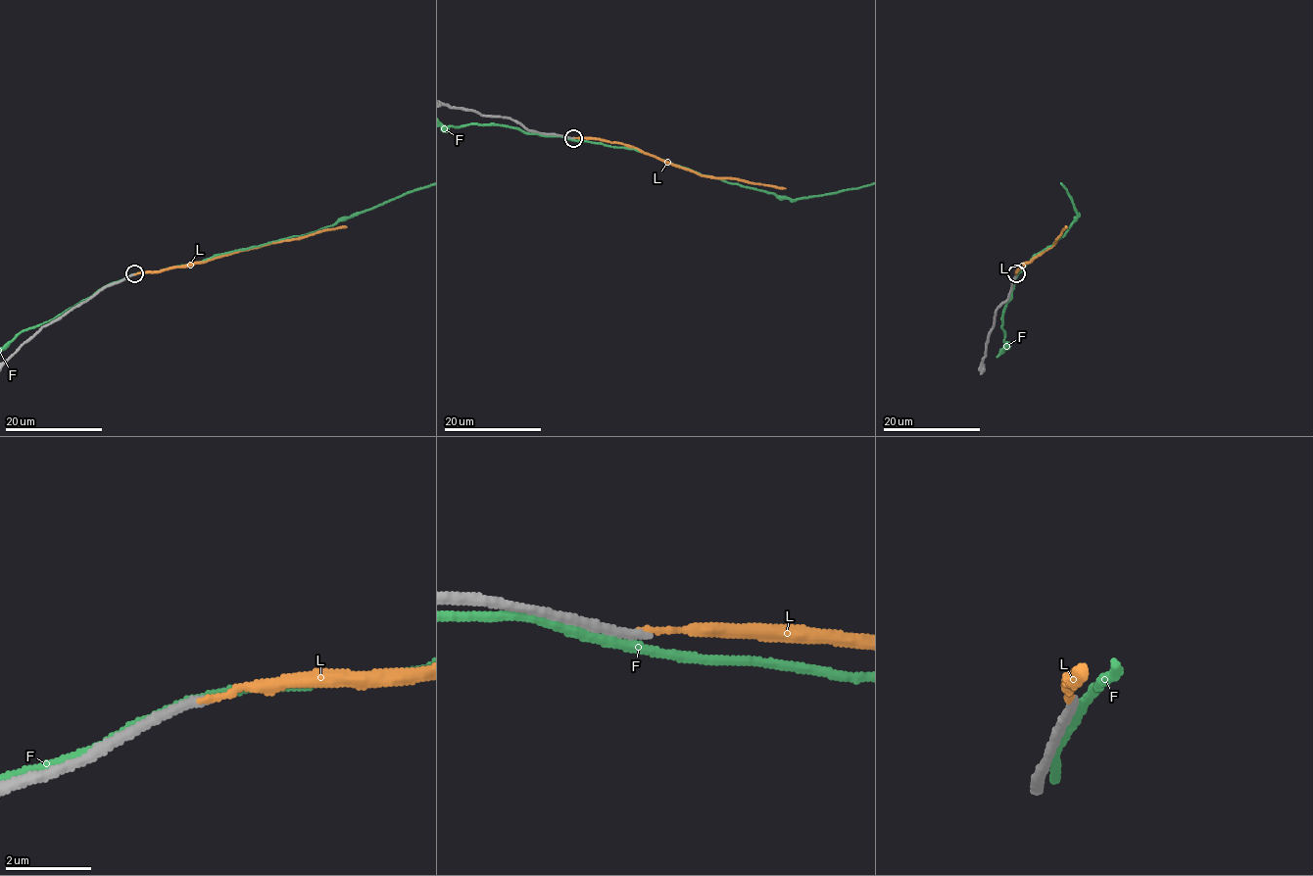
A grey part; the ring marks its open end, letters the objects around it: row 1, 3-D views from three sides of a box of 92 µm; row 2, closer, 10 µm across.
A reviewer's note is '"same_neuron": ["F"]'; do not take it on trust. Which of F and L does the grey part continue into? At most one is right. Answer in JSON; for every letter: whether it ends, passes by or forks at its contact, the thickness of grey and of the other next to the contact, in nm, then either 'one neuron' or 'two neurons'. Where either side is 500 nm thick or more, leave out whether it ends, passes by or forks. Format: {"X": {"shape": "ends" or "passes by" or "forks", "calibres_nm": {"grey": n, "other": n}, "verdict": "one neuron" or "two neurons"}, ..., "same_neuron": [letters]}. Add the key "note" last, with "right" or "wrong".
{"F": {"shape": "passes by", "calibres_nm": {"grey": 240, "other": 220}, "verdict": "two neurons"}, "L": {"shape": "ends", "calibres_nm": {"grey": 240, "other": 130}, "verdict": "two neurons"}, "same_neuron": [], "note": "wrong"}

